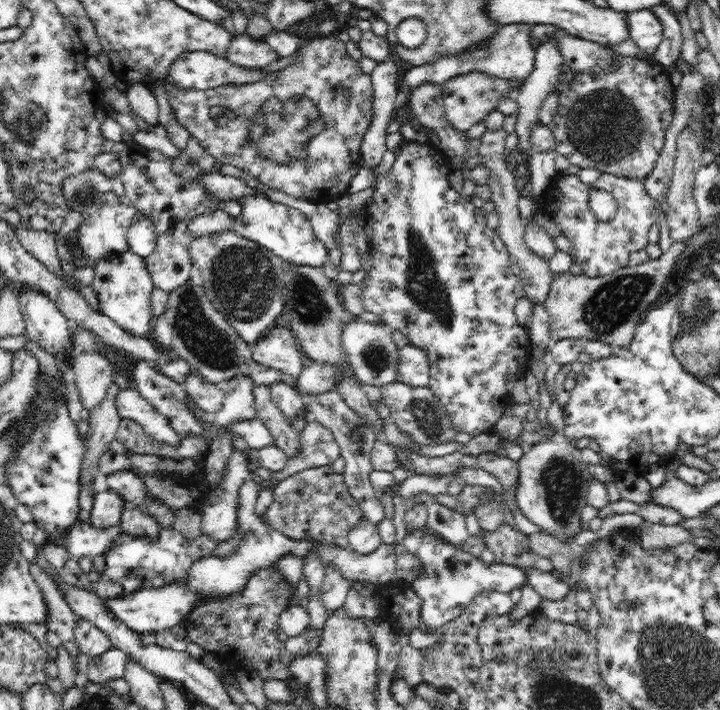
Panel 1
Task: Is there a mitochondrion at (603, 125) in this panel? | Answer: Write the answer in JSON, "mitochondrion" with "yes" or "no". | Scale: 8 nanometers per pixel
{"mitochondrion":"yes"}

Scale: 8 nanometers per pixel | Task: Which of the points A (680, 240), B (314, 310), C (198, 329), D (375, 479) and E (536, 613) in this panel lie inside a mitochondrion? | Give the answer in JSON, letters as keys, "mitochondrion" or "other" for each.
{"A":"other","B":"mitochondrion","C":"mitochondrion","D":"other","E":"other"}

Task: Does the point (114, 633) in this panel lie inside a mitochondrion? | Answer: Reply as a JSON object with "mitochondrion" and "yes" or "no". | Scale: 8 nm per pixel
{"mitochondrion":"no"}

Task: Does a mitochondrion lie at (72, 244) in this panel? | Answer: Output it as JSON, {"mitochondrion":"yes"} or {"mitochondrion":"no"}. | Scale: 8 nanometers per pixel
{"mitochondrion":"no"}

